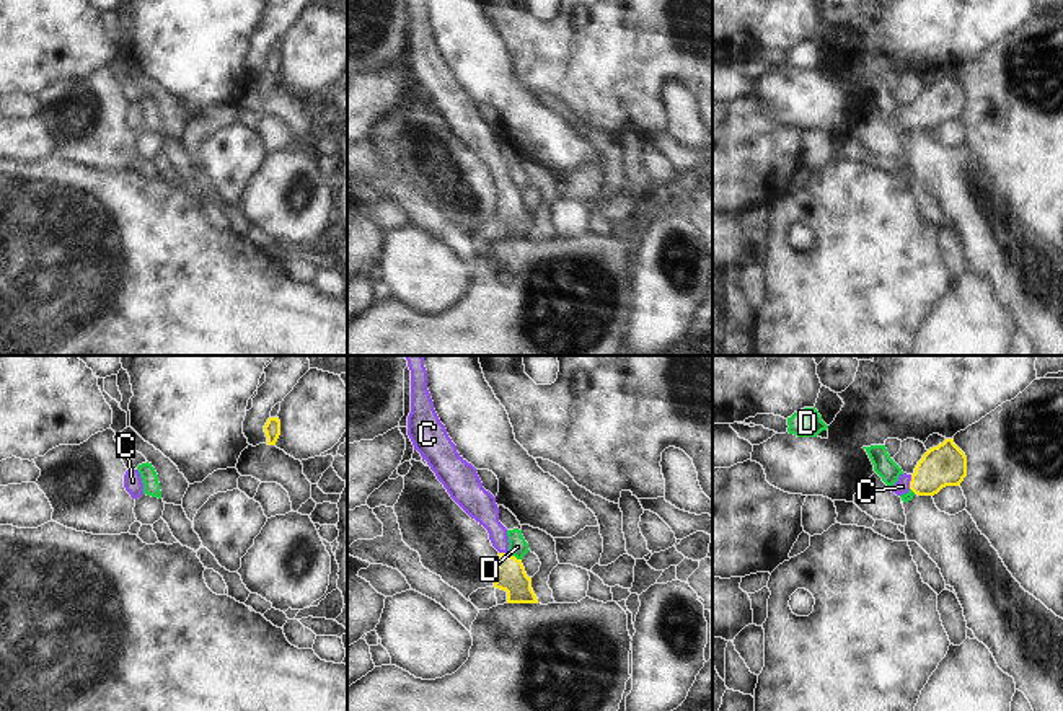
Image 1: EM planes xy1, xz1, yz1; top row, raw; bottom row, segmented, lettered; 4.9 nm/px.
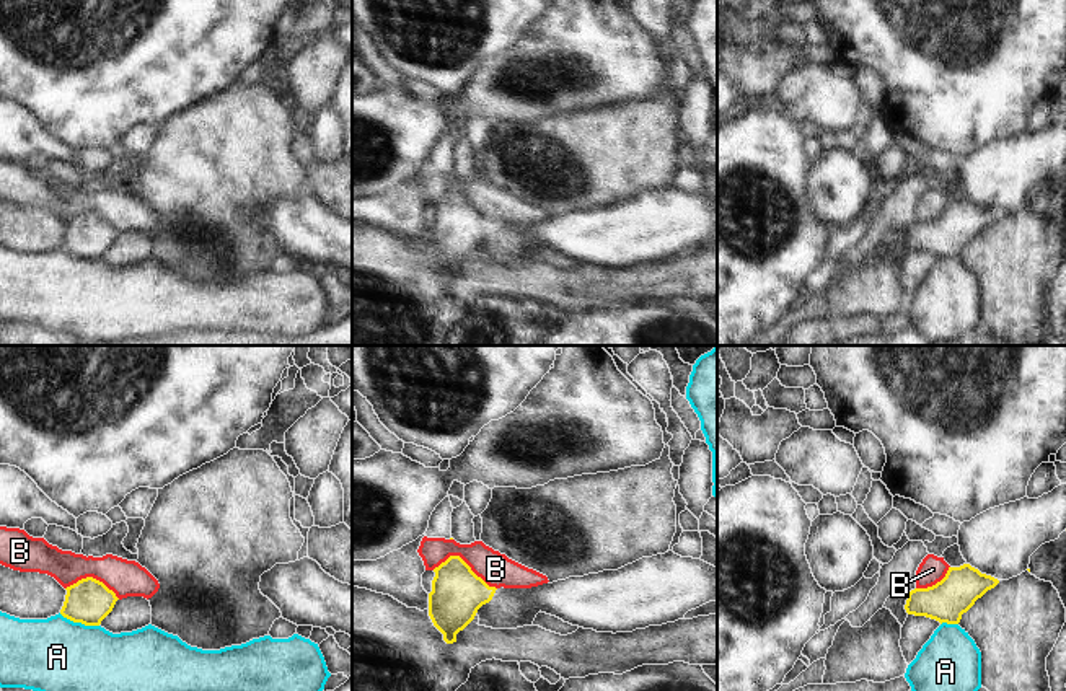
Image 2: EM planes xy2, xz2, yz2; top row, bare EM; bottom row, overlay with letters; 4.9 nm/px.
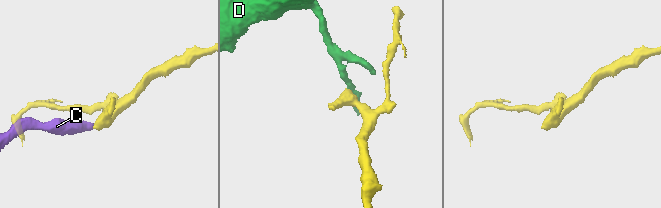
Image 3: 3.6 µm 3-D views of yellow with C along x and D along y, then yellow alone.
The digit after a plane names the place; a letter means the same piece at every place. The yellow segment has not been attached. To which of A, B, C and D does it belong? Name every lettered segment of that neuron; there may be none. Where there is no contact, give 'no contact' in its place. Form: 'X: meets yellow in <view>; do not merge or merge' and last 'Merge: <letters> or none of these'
A: meets yellow in xy2; do not merge
B: meets yellow in xz2; do not merge
C: meets yellow in yz1; merge
D: meets yellow in xz1; do not merge
Merge: C

